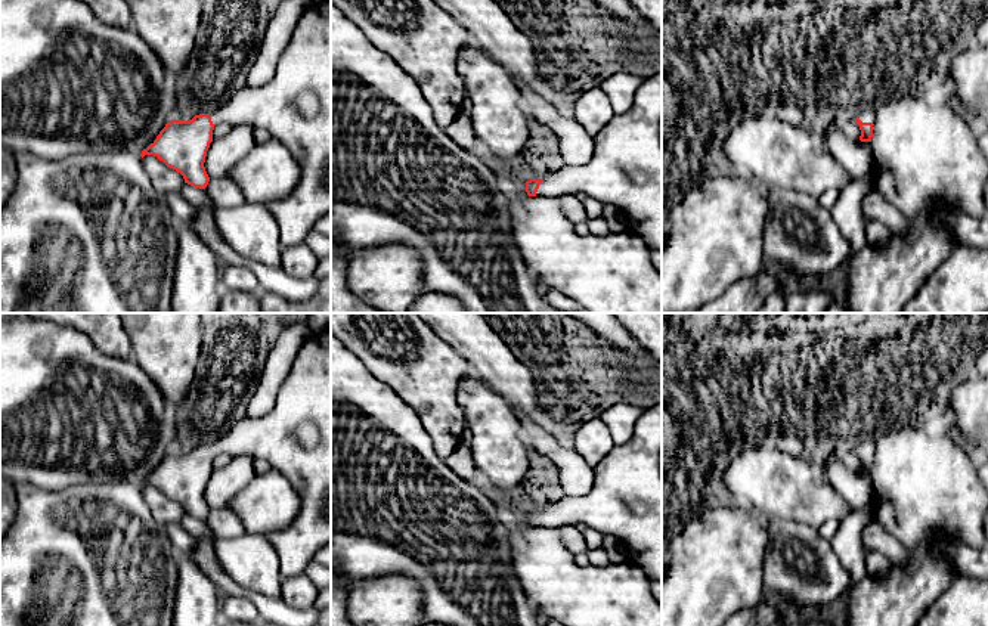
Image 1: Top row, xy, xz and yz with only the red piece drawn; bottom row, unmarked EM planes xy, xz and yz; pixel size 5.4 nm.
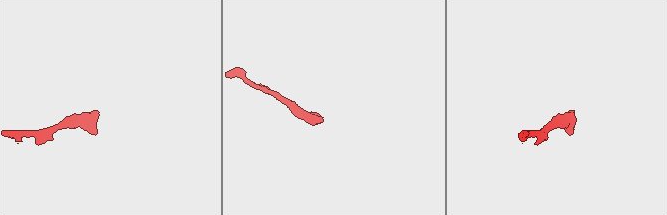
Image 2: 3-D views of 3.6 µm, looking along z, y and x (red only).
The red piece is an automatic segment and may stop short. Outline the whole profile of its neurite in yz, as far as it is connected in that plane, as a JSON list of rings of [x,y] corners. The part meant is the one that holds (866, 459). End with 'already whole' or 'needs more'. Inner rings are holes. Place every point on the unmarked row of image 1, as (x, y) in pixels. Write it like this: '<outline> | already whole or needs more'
[[[865,440],[855,449],[861,461],[861,467],[860,467],[861,472],[871,472],[874,450],[876,450],[874,440]]] | needs more

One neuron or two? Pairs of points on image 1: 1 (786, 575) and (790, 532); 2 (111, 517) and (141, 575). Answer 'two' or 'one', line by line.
1: one
2: one

